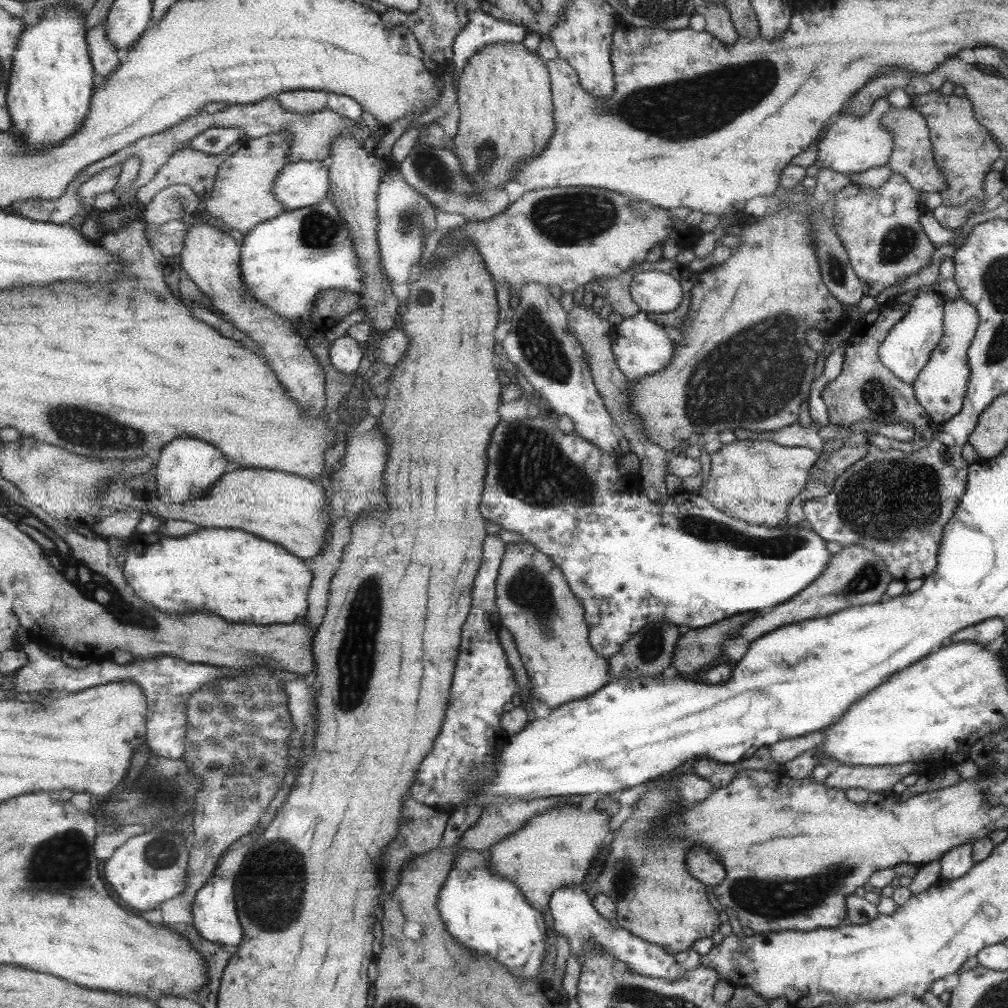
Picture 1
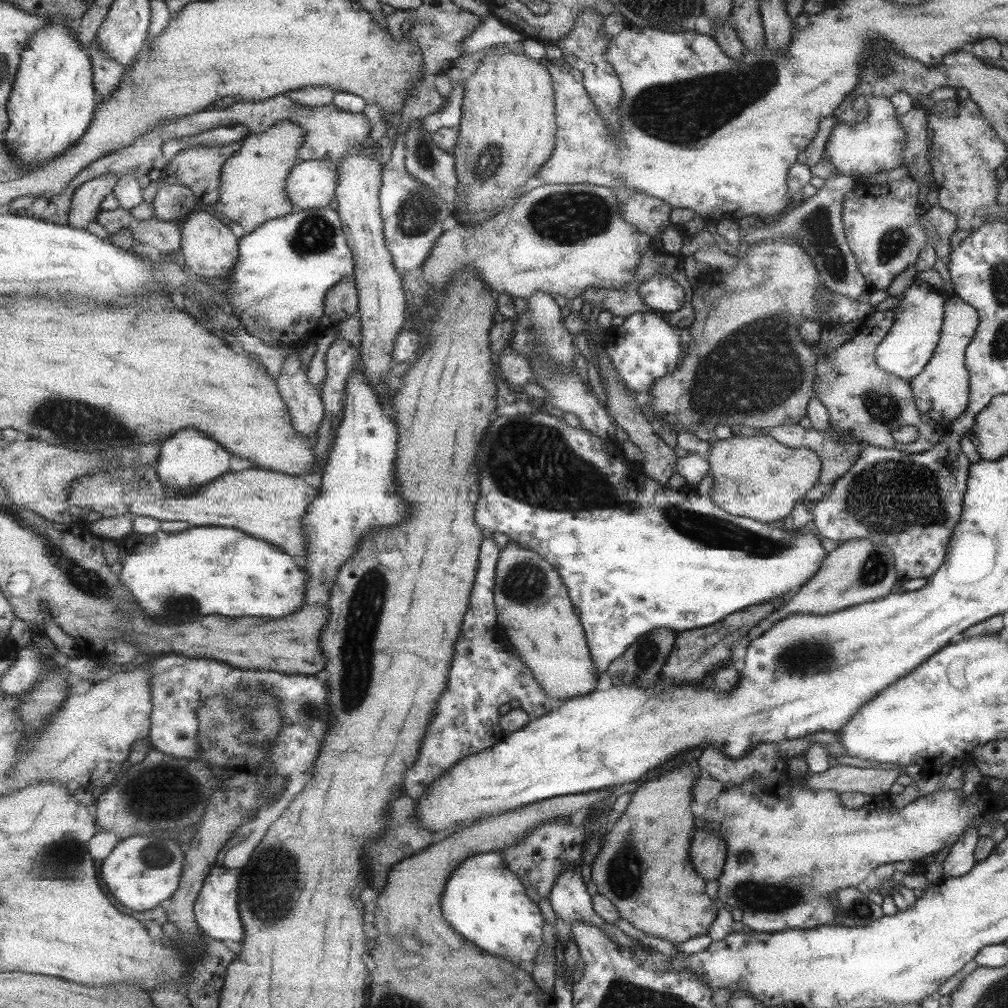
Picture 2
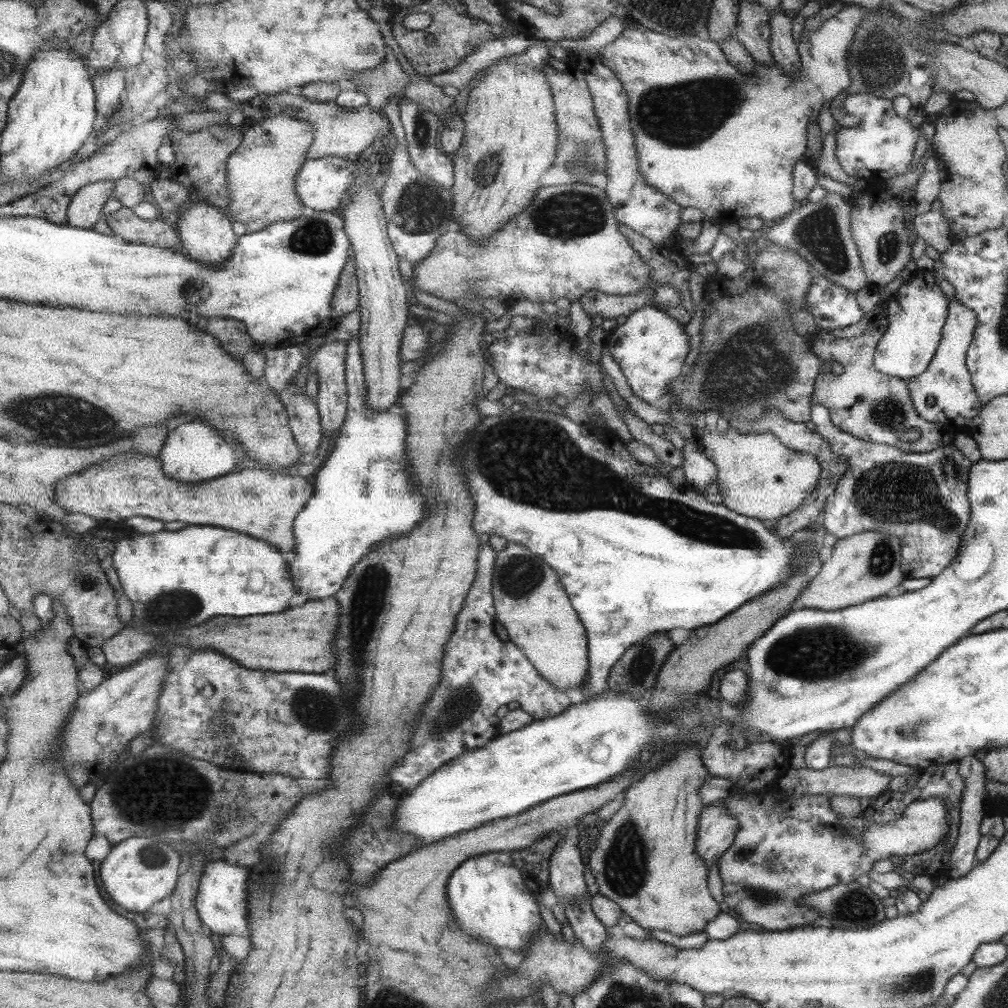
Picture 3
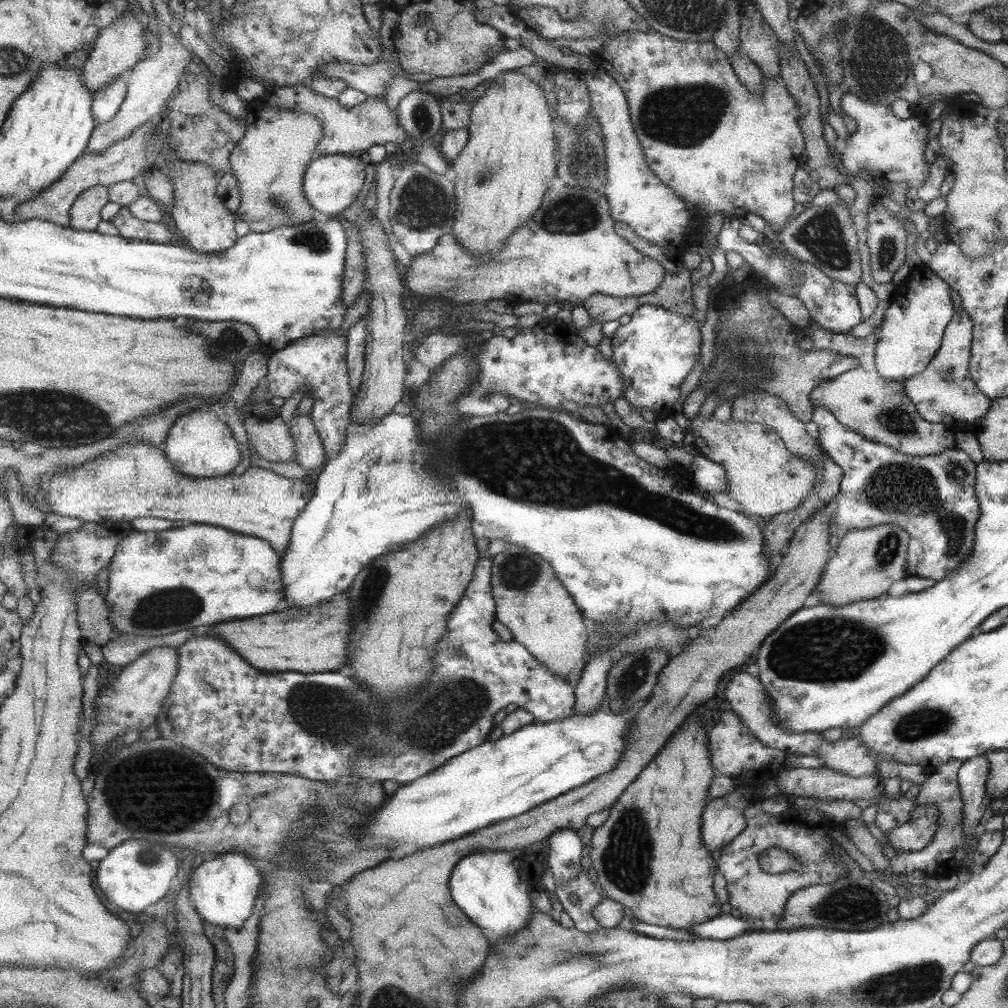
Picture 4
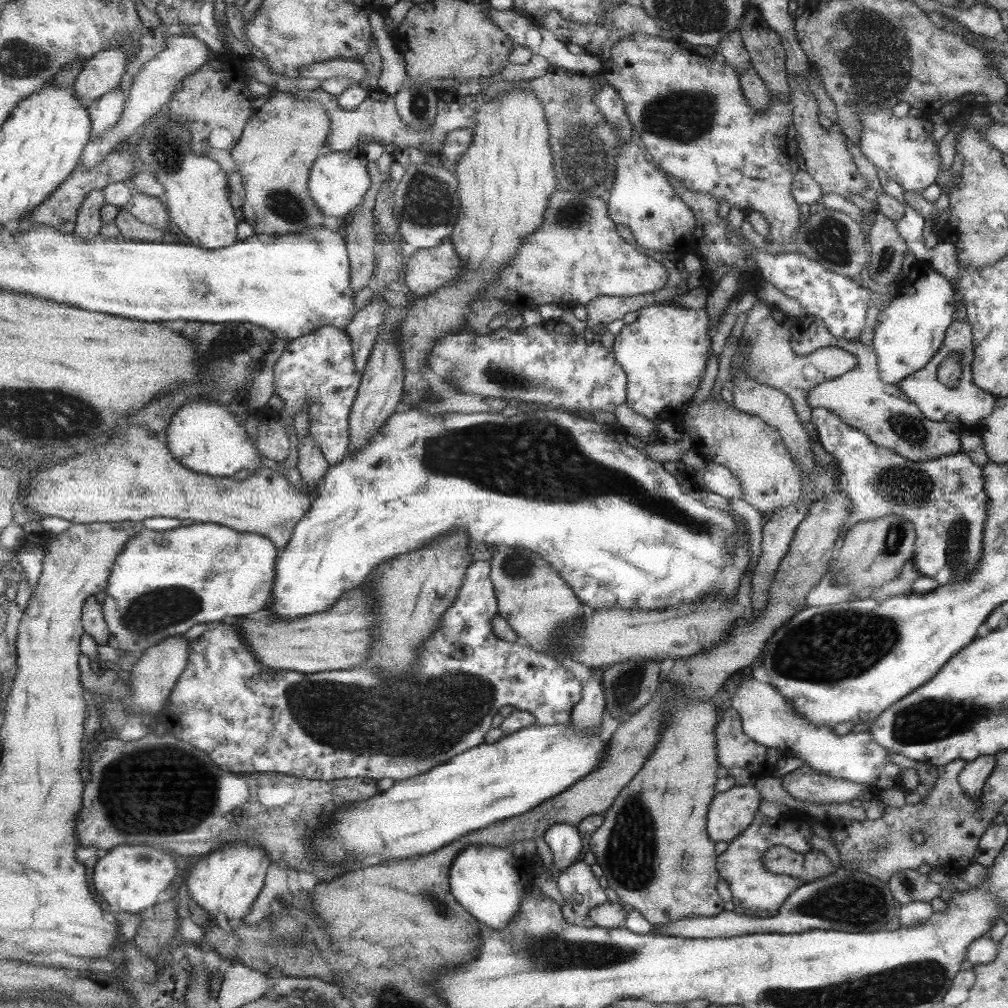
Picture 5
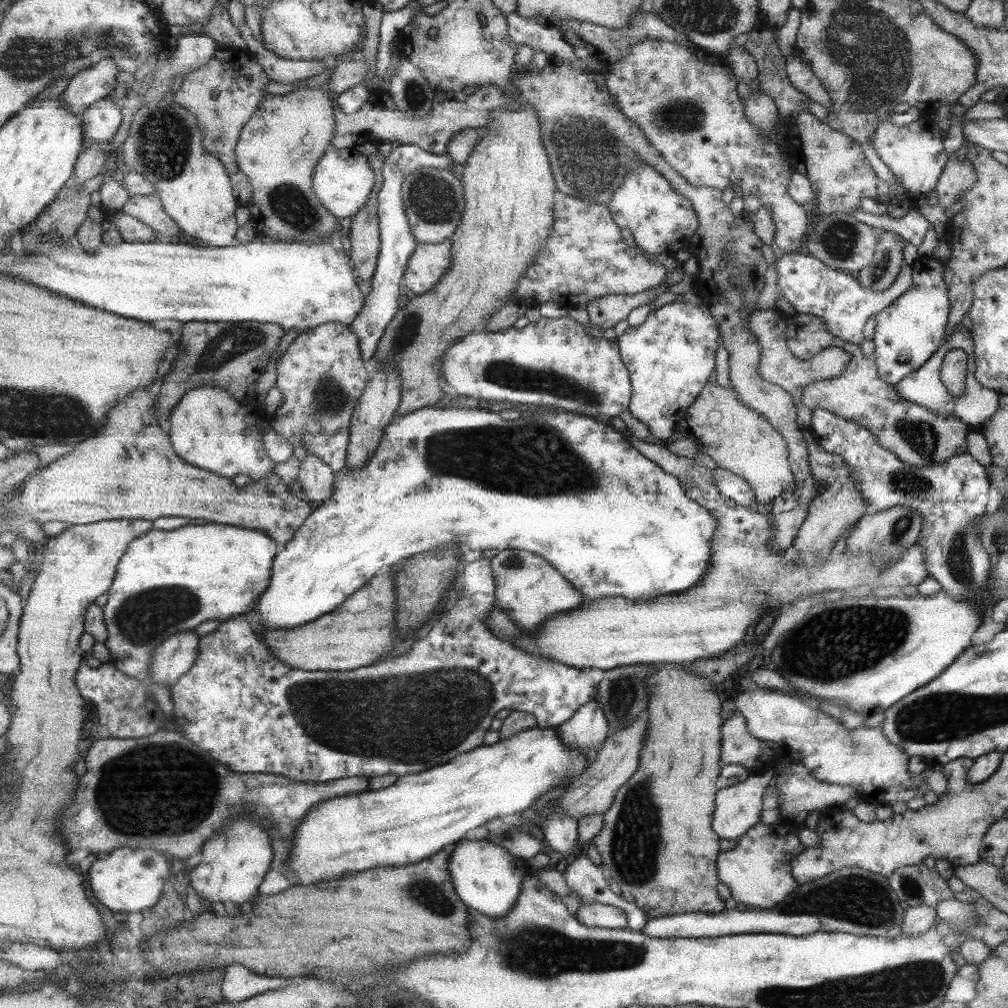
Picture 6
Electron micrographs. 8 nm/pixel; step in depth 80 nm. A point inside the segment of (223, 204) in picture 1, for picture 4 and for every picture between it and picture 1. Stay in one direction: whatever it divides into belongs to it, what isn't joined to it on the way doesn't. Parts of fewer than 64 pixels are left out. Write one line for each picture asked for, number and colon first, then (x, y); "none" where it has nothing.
2: (253, 188)
3: (263, 171)
4: (270, 162)

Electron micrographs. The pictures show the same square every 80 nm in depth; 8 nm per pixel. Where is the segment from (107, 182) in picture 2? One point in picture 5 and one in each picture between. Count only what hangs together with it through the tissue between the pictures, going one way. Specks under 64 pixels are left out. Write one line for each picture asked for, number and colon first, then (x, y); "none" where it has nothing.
3: (87, 208)
4: (87, 213)
5: (89, 224)

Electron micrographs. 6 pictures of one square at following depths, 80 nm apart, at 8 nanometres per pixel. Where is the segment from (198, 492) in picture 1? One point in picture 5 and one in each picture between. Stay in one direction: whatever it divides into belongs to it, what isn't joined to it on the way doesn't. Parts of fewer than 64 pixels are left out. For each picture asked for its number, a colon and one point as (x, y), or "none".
2: (189, 460)
3: (195, 452)
4: (201, 444)
5: (206, 437)

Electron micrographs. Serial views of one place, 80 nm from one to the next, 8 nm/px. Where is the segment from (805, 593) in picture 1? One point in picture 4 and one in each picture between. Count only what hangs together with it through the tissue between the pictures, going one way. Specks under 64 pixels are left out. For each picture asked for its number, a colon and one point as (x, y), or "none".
2: (856, 571)
3: (867, 565)
4: (867, 561)

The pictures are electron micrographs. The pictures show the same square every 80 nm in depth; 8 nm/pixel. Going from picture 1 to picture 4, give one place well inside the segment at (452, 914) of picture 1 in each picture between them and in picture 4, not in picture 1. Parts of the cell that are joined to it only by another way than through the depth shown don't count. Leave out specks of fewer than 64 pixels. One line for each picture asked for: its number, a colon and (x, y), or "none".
2: (485, 900)
3: (488, 896)
4: (488, 885)

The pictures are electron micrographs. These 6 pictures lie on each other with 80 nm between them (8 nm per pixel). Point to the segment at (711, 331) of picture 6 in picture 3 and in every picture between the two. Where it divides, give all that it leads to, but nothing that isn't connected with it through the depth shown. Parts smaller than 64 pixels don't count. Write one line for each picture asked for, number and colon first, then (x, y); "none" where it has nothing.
3: (649, 348)
4: (654, 351)
5: (664, 352)

